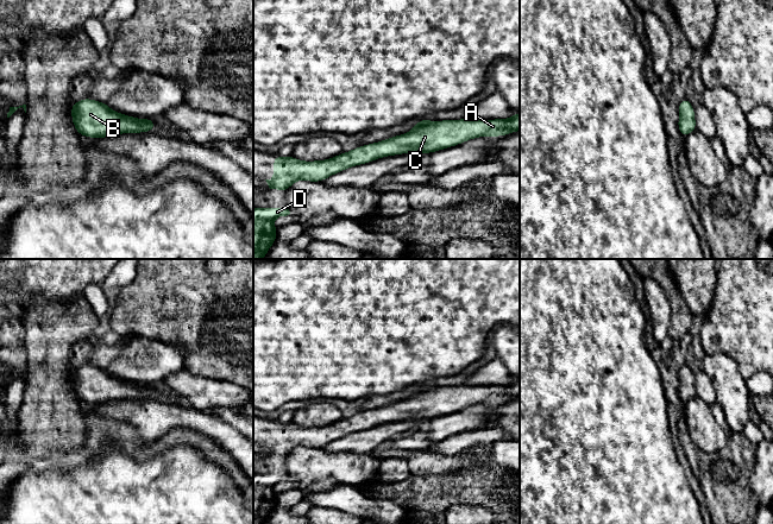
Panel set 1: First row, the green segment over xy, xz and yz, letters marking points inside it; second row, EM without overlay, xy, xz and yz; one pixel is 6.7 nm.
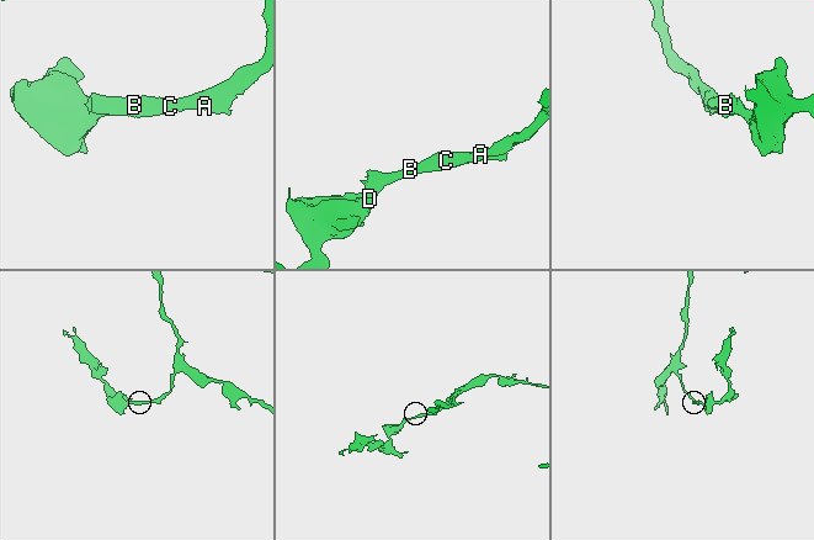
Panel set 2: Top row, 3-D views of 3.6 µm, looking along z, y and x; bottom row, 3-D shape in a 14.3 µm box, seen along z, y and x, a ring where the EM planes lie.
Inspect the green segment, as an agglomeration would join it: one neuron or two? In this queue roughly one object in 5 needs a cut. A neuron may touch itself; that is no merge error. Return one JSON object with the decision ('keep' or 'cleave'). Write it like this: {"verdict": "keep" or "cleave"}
{"verdict": "keep"}

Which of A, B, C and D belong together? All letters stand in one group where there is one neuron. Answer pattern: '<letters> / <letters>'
A B C D

